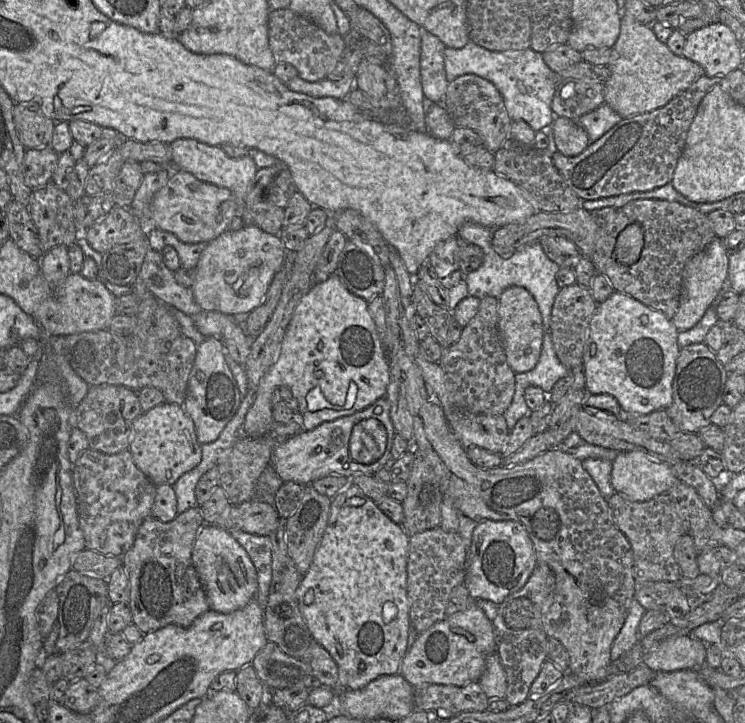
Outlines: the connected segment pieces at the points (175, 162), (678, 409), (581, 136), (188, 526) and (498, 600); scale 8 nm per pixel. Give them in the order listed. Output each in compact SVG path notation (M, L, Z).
M190 138L177 139L169 145L172 151L172 160L171 165L165 167L170 167L171 171L189 172L200 181L229 189L236 198L238 215L241 216L246 195L257 171L257 166L249 155L231 158L219 146L207 145Z
M704 342L688 345L679 351L676 371L672 383L673 402L665 409L678 429L684 433L695 433L707 427L714 411L723 403L727 371Z
M555 117L551 126L556 148L565 156L577 156L590 145L587 132L577 120Z
M199 505L178 514L172 521L161 522L147 517L138 528L132 547L122 557L129 579L128 607L132 623L143 633L156 631L167 625L190 626L199 616L210 610L205 590L192 562L192 549L199 530L205 524Z
M482 520L473 531L465 583L472 599L483 598L500 605L508 595L520 590L527 583L536 565L534 544L522 523L514 520Z

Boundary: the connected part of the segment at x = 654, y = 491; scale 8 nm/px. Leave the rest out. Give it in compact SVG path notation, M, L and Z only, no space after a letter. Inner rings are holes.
M641 451L619 452L612 462L612 487L630 501L651 500L666 493L678 481L670 464Z

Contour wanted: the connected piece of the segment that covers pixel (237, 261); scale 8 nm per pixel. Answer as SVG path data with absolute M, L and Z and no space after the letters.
M244 225L237 231L226 230L206 244L195 268L195 280L190 287L195 301L204 311L216 311L225 315L250 313L264 298L274 275L282 269L286 254L279 235L262 231L256 225Z

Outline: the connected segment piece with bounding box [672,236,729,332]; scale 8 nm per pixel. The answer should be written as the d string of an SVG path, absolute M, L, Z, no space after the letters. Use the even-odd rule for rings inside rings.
M715 237L701 252L690 258L683 270L682 293L679 307L672 322L679 332L693 328L703 317L706 310L716 302L723 283L728 277L728 258L722 239Z

